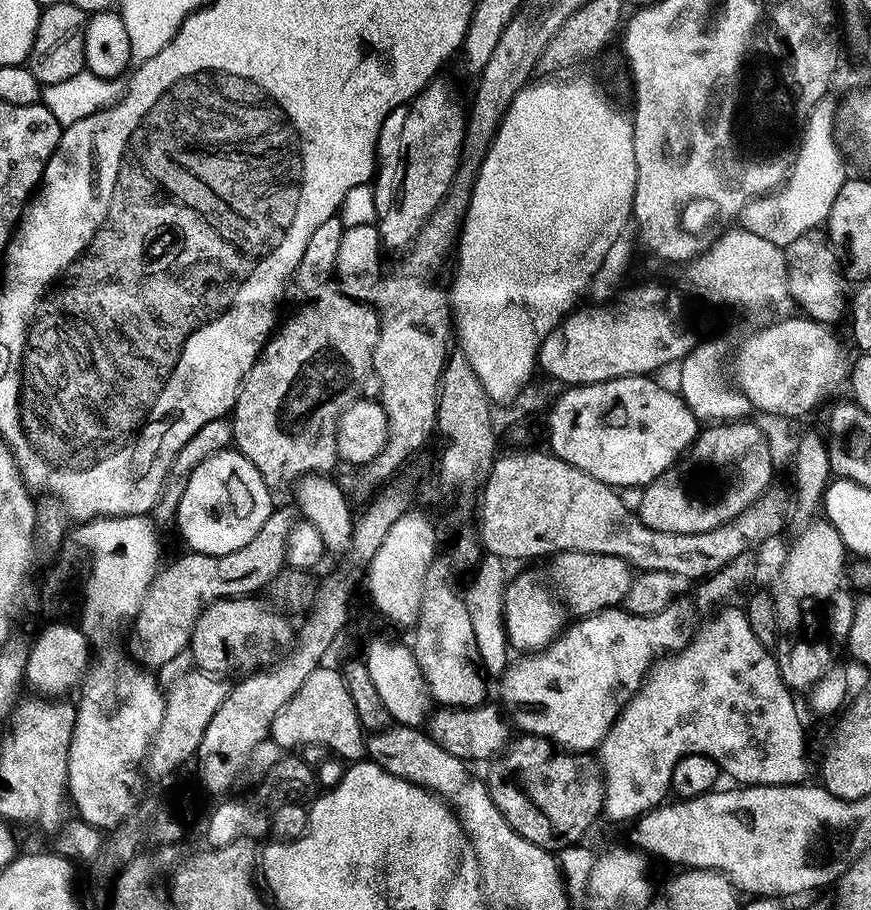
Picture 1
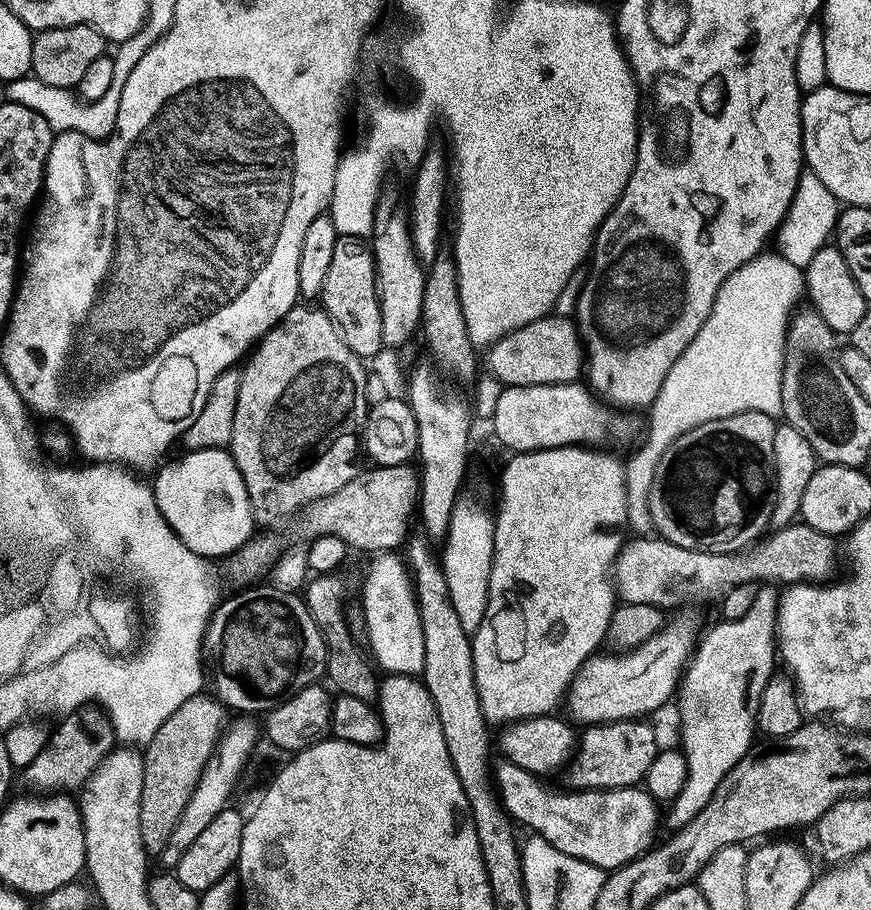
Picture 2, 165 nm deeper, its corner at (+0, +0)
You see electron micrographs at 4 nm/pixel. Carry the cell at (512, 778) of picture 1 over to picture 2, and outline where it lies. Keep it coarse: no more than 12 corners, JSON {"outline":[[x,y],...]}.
{"outline":[[647,719],[587,725],[572,790],[637,787],[658,751]]}

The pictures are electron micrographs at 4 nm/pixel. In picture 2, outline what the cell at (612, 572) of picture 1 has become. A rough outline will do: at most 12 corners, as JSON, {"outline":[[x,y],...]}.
{"outline":[[803,522],[726,554],[625,539],[614,591],[671,610],[739,584],[828,582],[833,537]]}

